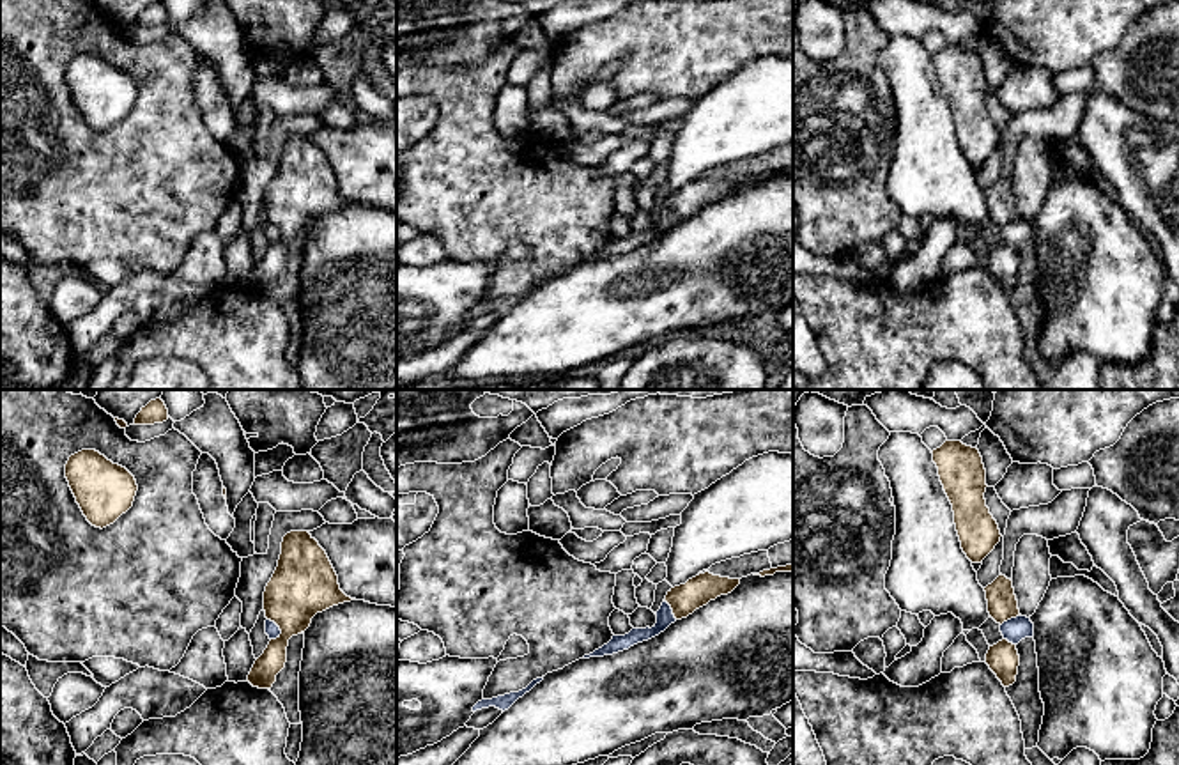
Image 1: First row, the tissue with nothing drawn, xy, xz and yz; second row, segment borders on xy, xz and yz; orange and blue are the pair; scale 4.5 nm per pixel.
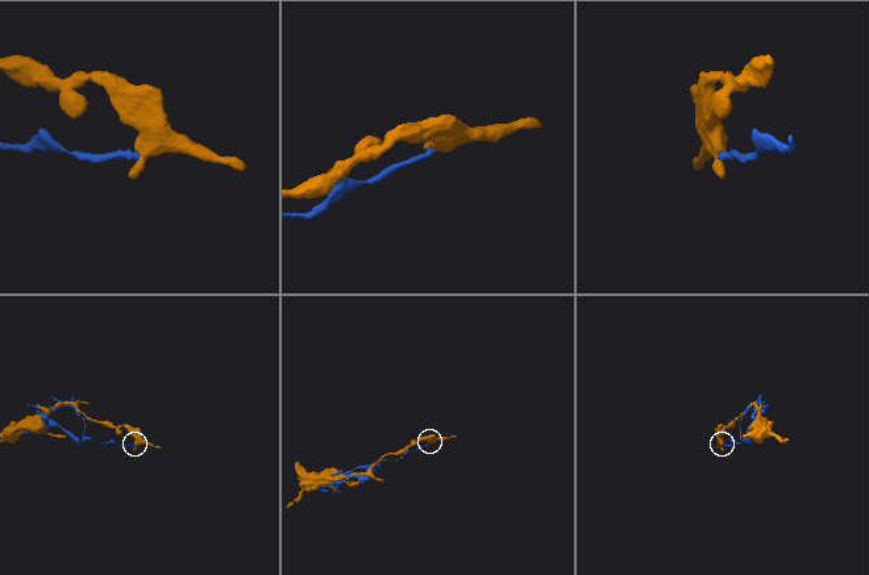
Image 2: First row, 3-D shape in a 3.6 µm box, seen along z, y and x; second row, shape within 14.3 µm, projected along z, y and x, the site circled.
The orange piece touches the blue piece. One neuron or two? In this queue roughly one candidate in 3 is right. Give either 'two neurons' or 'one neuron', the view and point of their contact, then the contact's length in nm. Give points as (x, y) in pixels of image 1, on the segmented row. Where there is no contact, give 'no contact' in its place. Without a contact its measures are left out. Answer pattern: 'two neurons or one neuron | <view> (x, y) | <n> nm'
two neurons | xy (280, 629) | 110 nm

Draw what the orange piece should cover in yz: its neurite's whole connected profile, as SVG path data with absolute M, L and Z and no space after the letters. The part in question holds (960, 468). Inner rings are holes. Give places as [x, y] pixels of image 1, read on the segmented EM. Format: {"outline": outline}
{"outline": "M945 441L931 453L952 505L961 549L972 563L981 563L1002 537L984 499L988 485L982 457L961 441Z"}

